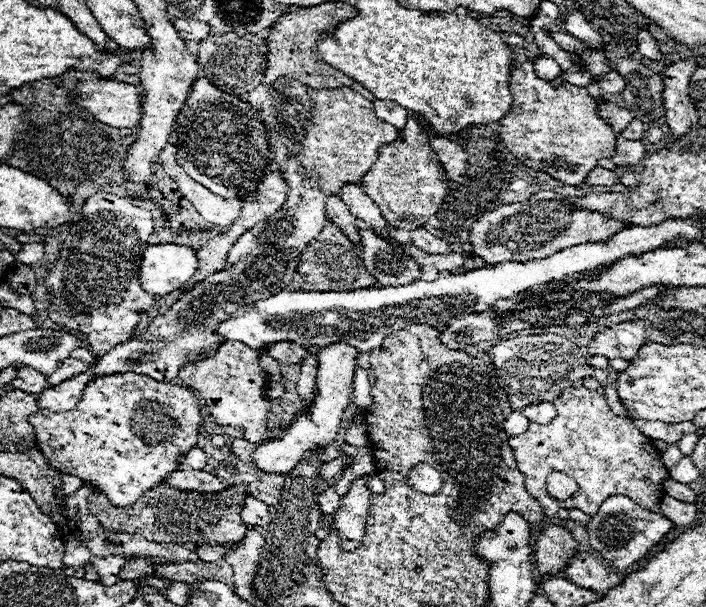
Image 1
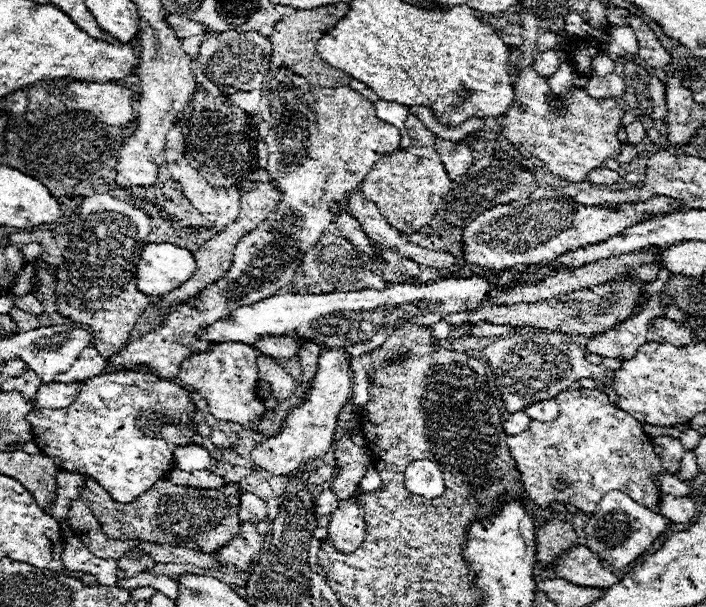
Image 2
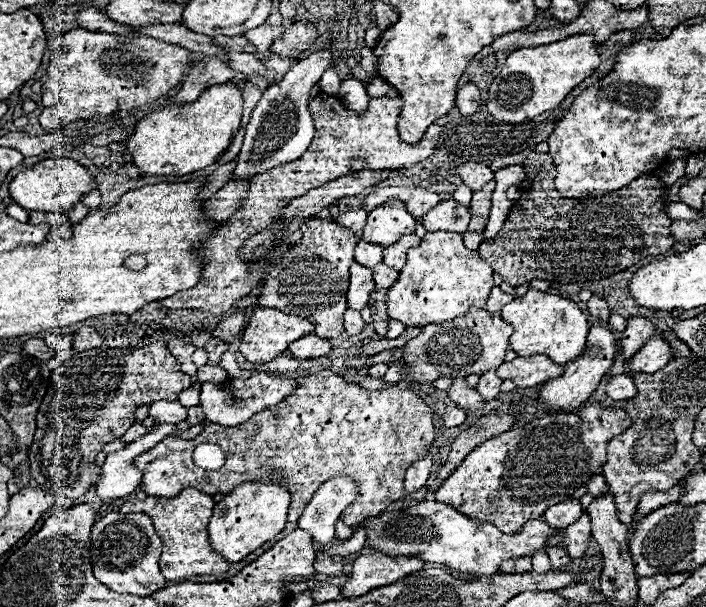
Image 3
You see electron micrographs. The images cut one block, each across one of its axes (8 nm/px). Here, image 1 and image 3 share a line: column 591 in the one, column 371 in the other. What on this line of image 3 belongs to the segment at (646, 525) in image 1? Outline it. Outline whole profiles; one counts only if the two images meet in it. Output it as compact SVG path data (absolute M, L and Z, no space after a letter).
M434 500L418 502L410 508L396 510L396 512L382 512L380 516L370 518L368 526L368 544L376 550L384 550L390 556L420 556L424 562L444 564L464 574L472 576L492 576L498 572L504 560L518 560L520 556L532 556L532 552L546 550L546 540L560 532L560 546L568 552L568 556L582 558L592 542L590 532L590 516L584 512L580 520L570 524L564 530L550 528L542 520L528 520L520 532L502 534L496 526L482 522L476 524L454 506L440 504Z

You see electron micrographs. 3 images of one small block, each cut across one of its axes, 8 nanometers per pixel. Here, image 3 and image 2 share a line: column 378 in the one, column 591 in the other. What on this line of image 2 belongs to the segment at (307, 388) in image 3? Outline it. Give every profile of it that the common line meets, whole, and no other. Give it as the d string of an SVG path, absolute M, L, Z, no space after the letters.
M564 390L556 396L556 402L560 404L560 414L554 420L532 420L526 432L506 436L526 494L542 508L558 500L572 502L588 514L594 514L602 496L612 490L626 492L646 508L658 504L660 490L652 474L664 472L664 468L642 424L628 412L616 408L608 394L600 390Z

